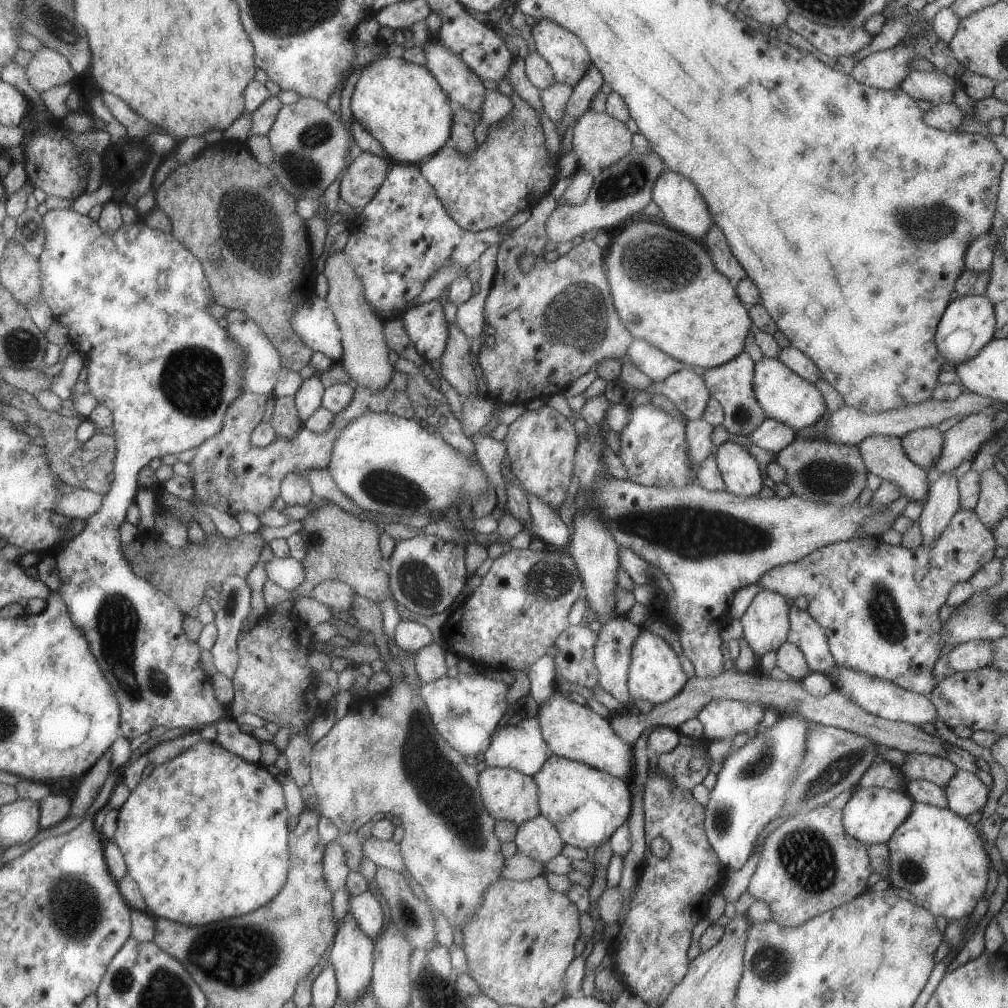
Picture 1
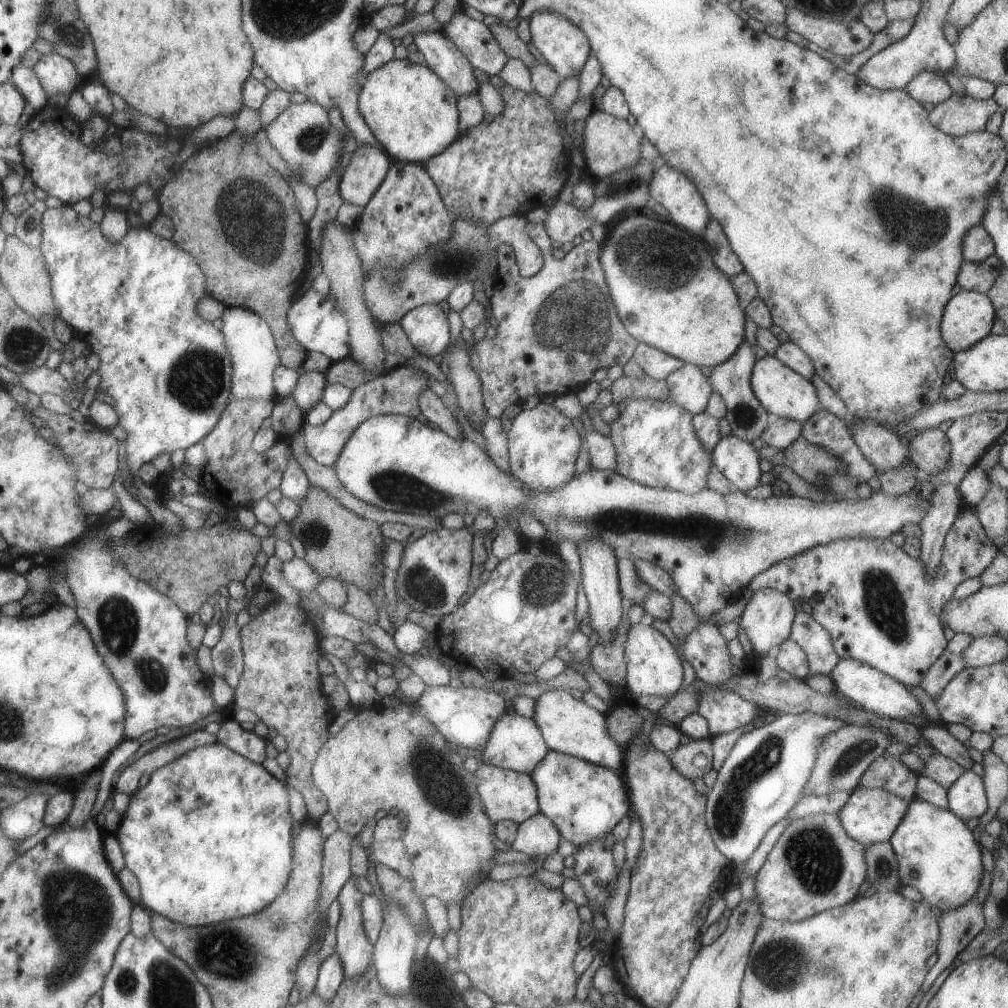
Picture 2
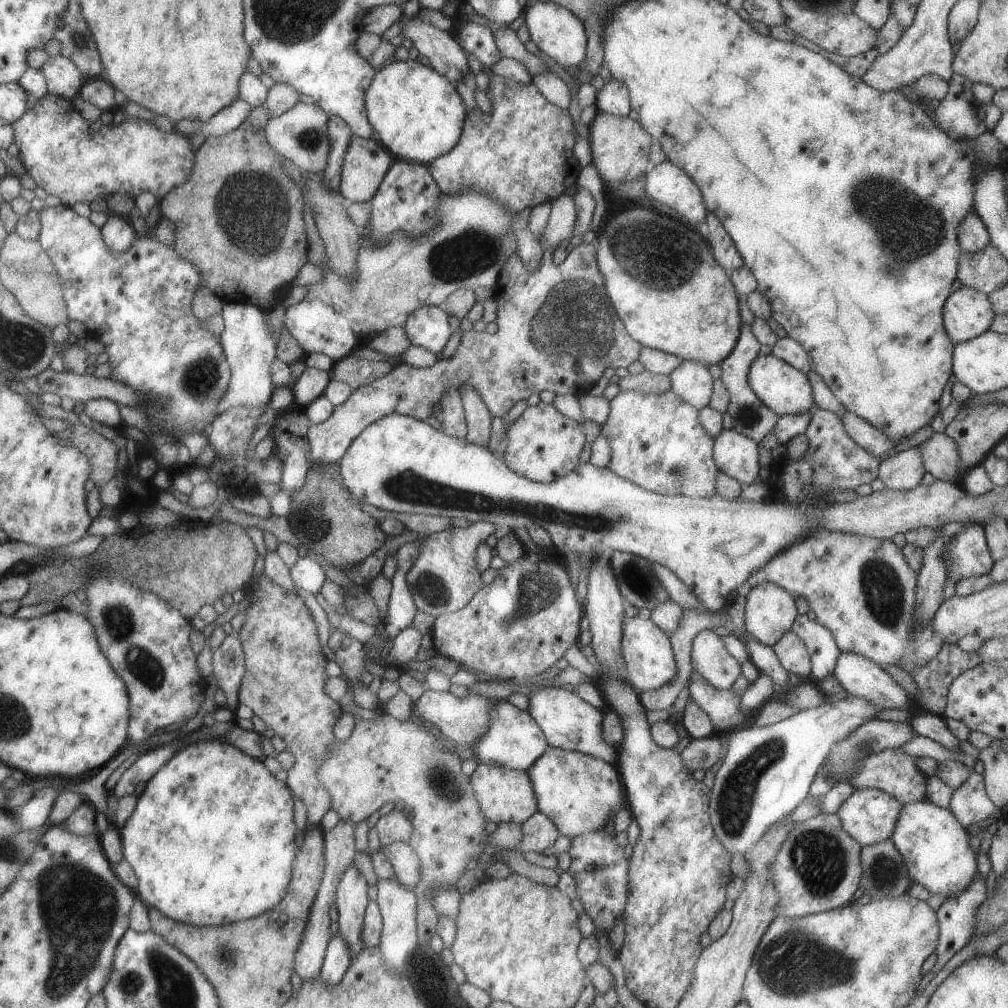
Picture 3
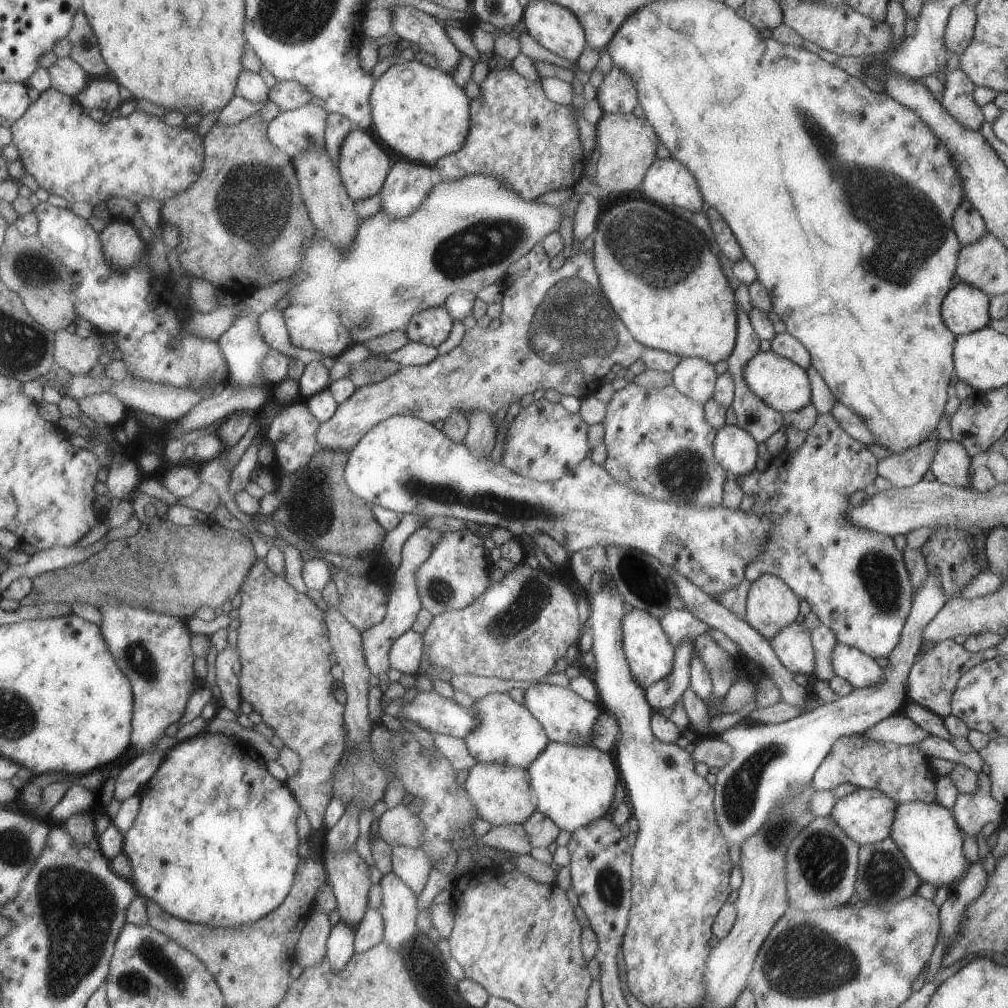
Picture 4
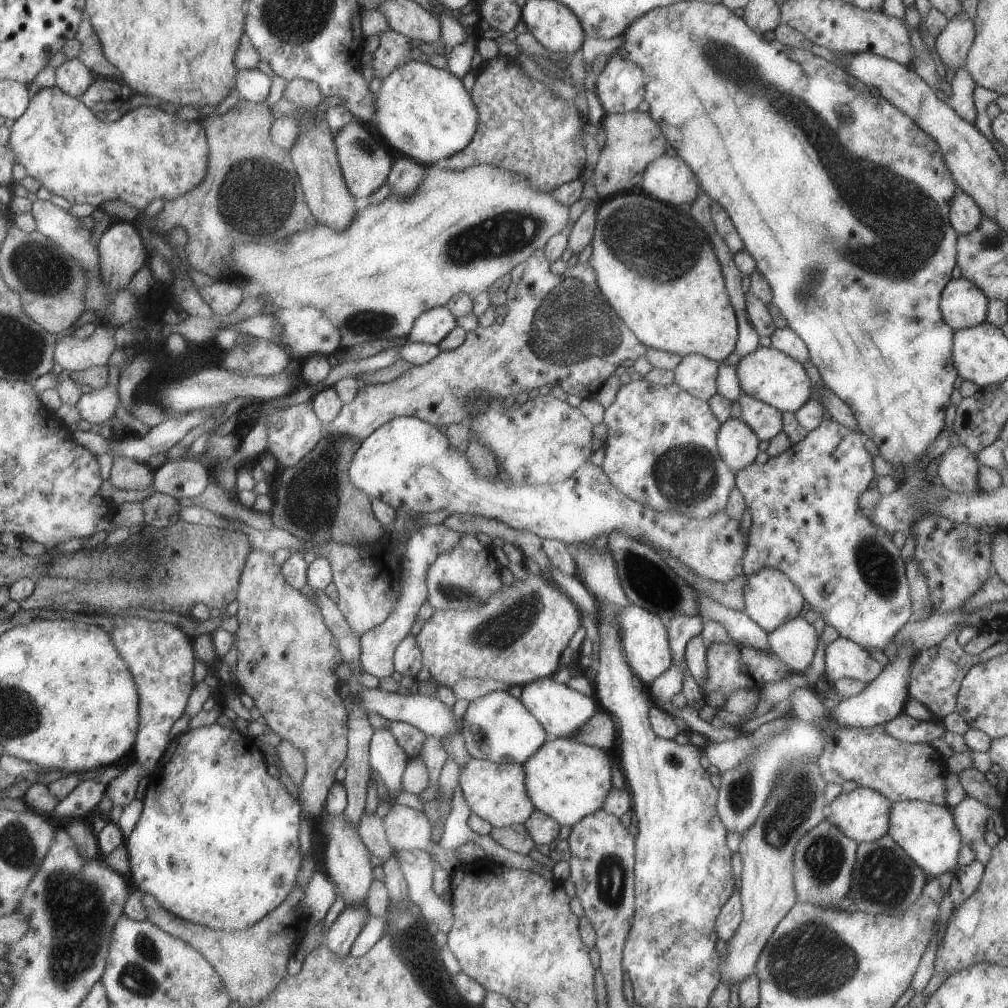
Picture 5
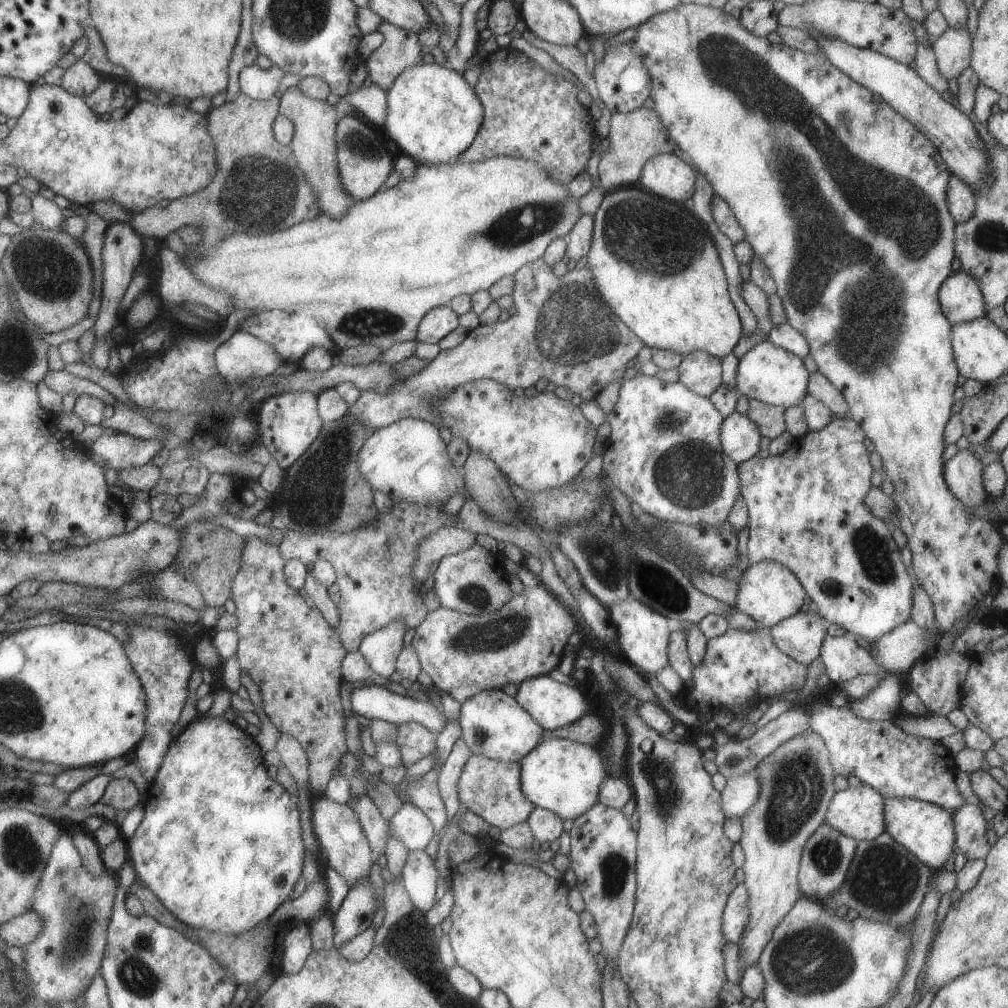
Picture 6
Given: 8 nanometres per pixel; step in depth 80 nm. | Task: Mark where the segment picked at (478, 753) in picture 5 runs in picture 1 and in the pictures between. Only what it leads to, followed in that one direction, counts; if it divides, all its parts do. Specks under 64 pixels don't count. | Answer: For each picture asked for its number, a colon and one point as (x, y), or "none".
1: (519, 745)
2: (515, 742)
3: (513, 739)
4: (506, 733)

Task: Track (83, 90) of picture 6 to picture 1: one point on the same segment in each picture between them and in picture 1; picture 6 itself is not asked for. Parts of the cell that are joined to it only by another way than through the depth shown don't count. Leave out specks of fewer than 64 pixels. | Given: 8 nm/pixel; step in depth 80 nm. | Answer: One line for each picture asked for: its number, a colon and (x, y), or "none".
1: (47, 68)
2: (56, 74)
3: (63, 78)
4: (66, 76)
5: (72, 77)

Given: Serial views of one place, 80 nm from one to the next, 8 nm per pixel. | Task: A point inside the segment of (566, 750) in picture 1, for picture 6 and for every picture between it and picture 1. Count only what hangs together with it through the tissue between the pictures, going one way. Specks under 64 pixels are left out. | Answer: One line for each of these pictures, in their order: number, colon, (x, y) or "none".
2: (568, 725)
3: (566, 721)
4: (566, 718)
5: (560, 710)
6: (551, 704)

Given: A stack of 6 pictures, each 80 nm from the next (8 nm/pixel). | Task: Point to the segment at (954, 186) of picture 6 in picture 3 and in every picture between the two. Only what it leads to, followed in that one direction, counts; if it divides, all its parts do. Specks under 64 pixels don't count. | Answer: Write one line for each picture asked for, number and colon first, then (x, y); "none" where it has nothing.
3: (972, 235)
4: (967, 224)
5: (964, 215)

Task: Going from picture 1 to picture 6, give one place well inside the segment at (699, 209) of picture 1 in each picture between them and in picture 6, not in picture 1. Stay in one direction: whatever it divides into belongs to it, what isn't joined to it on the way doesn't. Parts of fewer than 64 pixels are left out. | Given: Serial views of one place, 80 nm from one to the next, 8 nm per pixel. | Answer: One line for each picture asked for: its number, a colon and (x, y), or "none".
2: (674, 192)
3: (664, 183)
4: (668, 184)
5: (666, 179)
6: (667, 176)

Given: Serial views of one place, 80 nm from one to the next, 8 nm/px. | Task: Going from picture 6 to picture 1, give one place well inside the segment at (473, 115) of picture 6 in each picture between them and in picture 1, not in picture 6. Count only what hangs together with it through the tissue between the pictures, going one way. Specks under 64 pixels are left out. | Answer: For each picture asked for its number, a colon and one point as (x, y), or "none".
1: (401, 105)
2: (413, 115)
3: (417, 114)
4: (420, 113)
5: (422, 111)

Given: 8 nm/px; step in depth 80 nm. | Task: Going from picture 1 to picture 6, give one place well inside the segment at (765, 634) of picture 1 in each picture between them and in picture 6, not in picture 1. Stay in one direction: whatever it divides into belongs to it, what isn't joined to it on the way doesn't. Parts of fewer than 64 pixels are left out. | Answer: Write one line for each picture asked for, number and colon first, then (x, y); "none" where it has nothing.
2: (767, 616)
3: (769, 611)
4: (770, 605)
5: (770, 598)
6: (768, 592)

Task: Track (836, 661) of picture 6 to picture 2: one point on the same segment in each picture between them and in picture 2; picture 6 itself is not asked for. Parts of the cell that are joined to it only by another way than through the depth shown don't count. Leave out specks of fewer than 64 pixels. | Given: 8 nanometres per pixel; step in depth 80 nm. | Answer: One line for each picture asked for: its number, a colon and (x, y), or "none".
2: (876, 692)
3: (858, 675)
4: (859, 670)
5: (842, 658)

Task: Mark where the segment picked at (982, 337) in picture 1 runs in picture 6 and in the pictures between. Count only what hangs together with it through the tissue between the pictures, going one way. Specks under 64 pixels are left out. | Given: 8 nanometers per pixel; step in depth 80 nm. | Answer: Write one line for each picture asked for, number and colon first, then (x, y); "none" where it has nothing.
2: (968, 316)
3: (966, 313)
4: (964, 308)
5: (962, 304)
6: (959, 296)

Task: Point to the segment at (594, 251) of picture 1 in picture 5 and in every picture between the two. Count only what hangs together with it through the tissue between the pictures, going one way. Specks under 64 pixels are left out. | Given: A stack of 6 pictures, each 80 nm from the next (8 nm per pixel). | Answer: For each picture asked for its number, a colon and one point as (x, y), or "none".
2: (554, 329)
3: (557, 330)
4: (557, 330)
5: (559, 330)

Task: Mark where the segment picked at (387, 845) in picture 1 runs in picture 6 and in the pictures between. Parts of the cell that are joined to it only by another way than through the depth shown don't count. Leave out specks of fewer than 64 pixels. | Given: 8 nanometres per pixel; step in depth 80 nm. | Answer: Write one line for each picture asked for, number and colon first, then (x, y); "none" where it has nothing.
2: (392, 853)
3: (405, 863)
4: (411, 865)
5: (417, 866)
6: (419, 878)

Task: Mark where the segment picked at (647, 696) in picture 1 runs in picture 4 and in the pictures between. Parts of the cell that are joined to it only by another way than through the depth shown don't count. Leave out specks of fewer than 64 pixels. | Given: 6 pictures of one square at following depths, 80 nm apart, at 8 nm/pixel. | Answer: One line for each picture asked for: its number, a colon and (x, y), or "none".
2: (653, 668)
3: (648, 657)
4: (649, 655)

